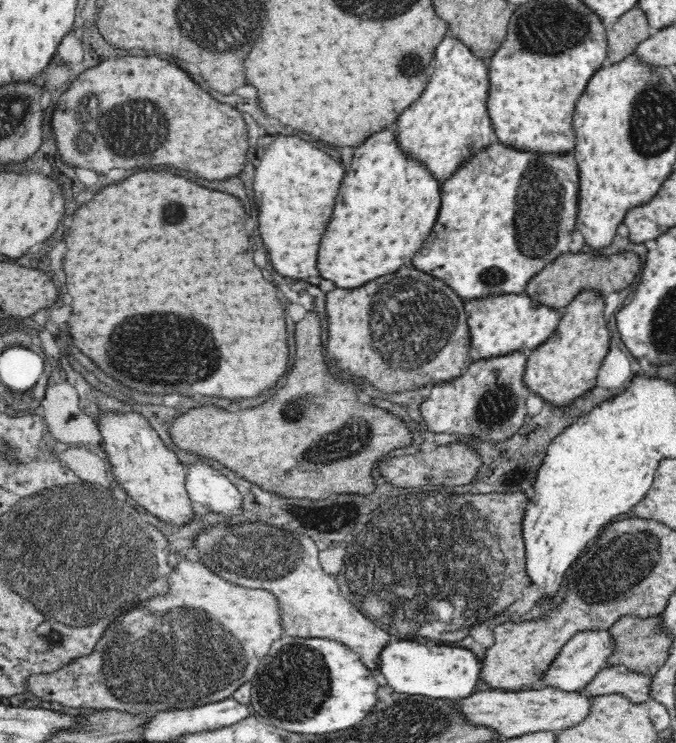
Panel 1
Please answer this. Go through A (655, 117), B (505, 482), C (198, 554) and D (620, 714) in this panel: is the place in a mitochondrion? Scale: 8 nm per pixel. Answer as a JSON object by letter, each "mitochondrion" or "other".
{"A":"mitochondrion","B":"mitochondrion","C":"mitochondrion","D":"other"}

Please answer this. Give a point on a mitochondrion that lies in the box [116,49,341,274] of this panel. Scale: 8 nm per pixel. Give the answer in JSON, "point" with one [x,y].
{"point":[172,204]}

